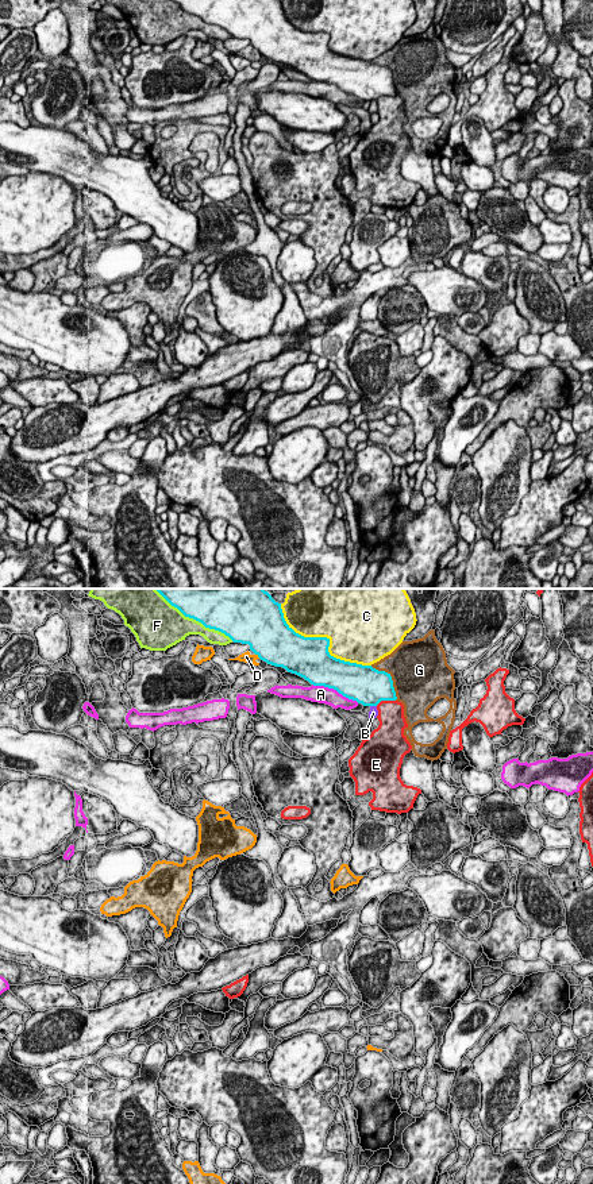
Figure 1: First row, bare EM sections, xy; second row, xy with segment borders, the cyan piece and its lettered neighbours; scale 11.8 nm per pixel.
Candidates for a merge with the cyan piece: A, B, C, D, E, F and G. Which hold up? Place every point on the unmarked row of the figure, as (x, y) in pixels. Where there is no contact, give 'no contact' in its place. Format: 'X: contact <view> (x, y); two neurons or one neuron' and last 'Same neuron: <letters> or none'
A: contact xy (335, 84); two neurons
B: contact xy (373, 100); two neurons
C: contact xy (326, 33); two neurons
D: contact xy (258, 51); two neurons
E: contact xy (385, 95); two neurons
F: contact xy (201, 18); two neurons
G: contact xy (391, 73); two neurons
Same neuron: none

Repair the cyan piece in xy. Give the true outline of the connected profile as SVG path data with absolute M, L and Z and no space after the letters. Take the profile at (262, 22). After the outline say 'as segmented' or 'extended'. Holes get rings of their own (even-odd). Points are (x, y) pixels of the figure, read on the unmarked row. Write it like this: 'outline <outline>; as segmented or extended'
outline M172 0L185 12L249 39L267 59L282 62L313 81L336 85L363 101L396 96L390 69L330 50L330 34L304 32L285 16L281 0Z; as segmented

